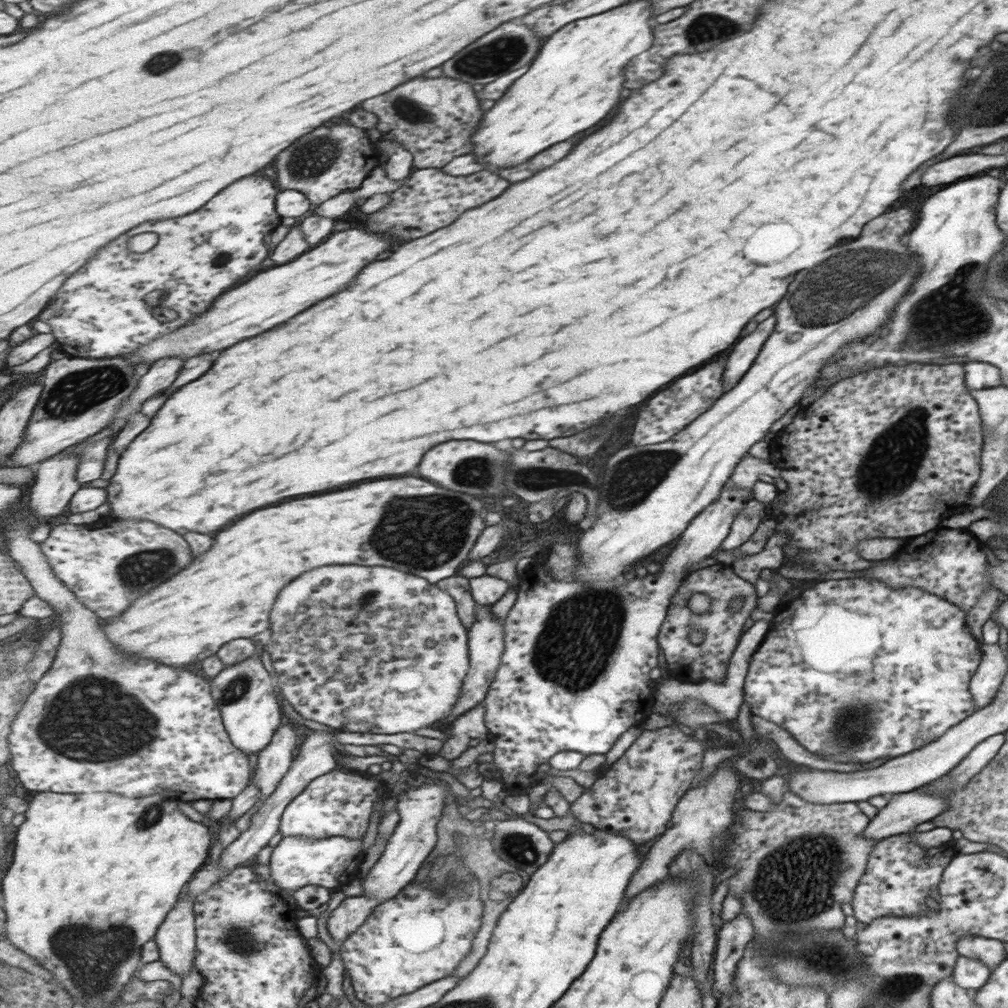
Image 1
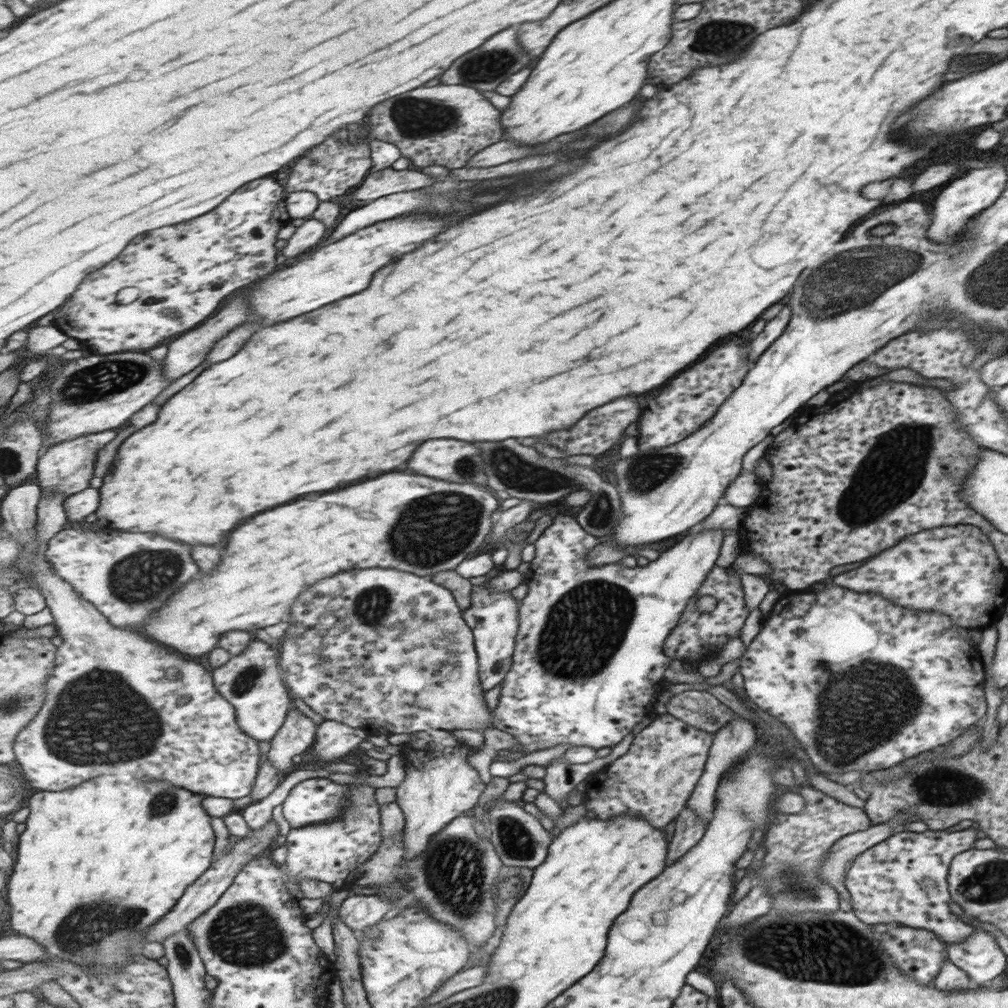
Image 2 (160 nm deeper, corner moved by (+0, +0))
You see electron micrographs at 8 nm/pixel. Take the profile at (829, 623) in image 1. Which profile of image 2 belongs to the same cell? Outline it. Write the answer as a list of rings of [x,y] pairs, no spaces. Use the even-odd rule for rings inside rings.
[[[825,588],[819,592],[811,590],[805,593],[787,591],[773,603],[766,614],[763,614],[759,634],[749,642],[739,658],[738,672],[742,676],[744,693],[749,701],[759,706],[763,712],[775,716],[793,732],[793,736],[805,750],[807,758],[818,774],[829,777],[831,774],[843,774],[852,770],[866,773],[891,769],[907,758],[949,743],[964,734],[971,725],[982,722],[987,704],[981,692],[983,668],[979,662],[979,654],[977,649],[973,648],[971,641],[965,641],[957,636],[957,628],[947,616],[935,612],[923,614],[923,612],[905,610],[875,594],[857,594],[845,588]]]

